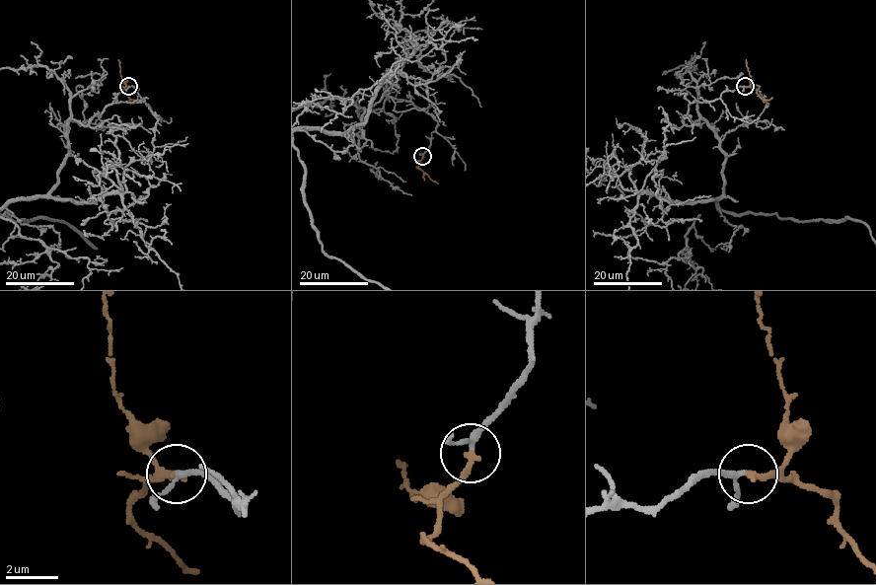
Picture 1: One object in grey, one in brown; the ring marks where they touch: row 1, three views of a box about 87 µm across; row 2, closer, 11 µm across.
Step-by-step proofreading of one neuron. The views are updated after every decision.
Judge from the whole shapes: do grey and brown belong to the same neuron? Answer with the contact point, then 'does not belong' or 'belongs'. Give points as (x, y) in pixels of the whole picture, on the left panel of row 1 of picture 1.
at (128, 86); belongs

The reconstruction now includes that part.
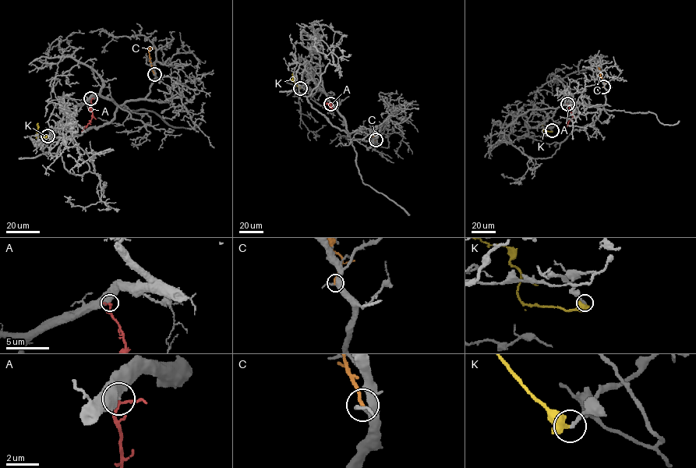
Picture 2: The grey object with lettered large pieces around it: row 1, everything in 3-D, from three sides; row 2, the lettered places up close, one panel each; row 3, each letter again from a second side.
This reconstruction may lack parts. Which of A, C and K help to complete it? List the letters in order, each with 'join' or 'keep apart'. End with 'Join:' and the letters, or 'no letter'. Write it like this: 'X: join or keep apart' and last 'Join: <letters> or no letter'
A: join
C: keep apart
K: keep apart
Join: A

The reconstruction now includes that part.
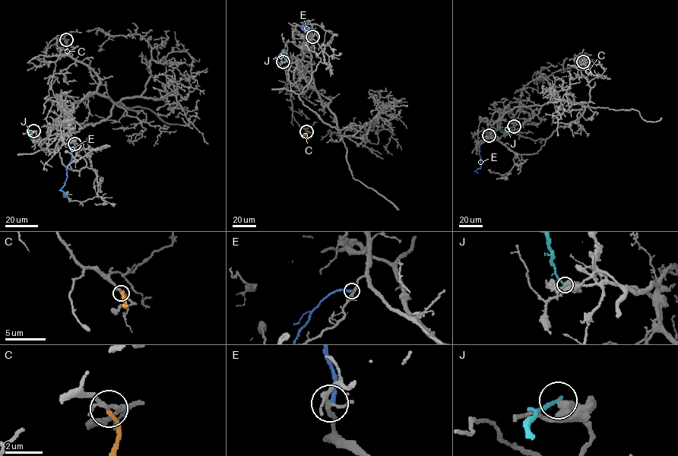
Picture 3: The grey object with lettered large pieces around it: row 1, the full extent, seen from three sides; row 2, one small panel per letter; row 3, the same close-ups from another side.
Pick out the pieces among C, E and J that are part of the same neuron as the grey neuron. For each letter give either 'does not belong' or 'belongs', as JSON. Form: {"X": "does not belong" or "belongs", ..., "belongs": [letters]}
{"C": "does not belong", "E": "does not belong", "J": "does not belong", "belongs": []}

